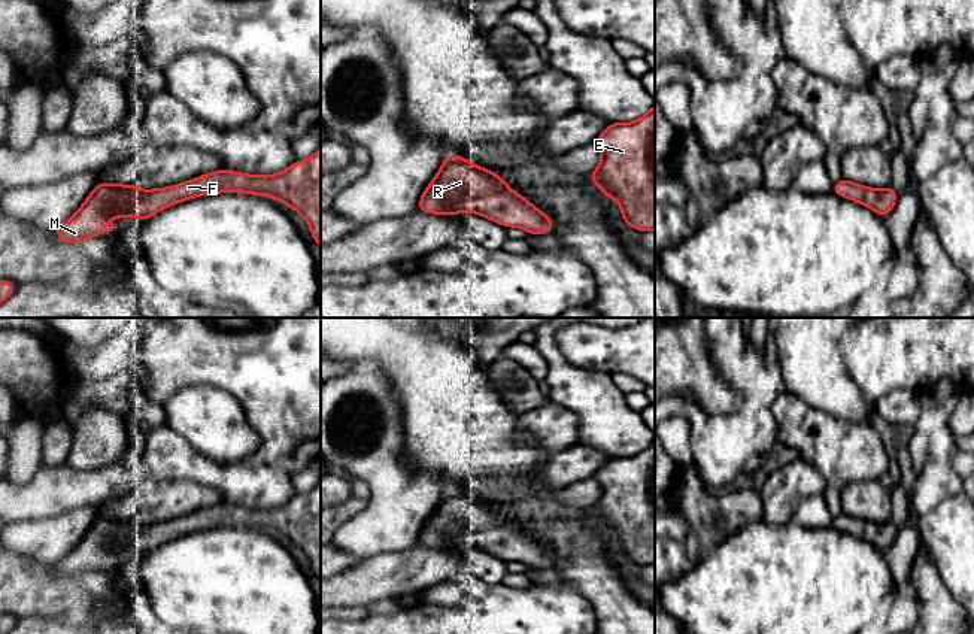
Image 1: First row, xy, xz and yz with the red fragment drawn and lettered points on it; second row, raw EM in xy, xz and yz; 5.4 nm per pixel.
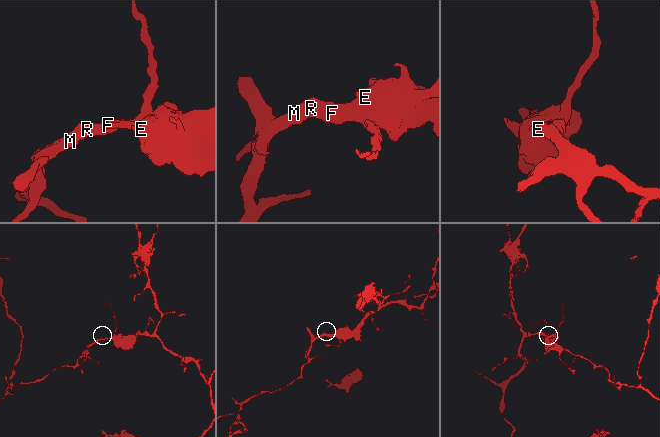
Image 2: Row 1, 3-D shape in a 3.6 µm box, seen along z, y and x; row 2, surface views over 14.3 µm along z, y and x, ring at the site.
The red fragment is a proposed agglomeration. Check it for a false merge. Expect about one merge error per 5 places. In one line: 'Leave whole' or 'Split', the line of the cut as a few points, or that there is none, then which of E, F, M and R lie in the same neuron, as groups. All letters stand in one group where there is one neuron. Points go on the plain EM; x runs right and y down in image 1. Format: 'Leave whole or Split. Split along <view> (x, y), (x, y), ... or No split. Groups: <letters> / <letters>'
Leave whole. No split. Groups: E F M R

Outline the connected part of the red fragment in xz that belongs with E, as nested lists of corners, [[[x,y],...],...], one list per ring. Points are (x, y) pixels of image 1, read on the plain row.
[[[655,437],[643,452],[610,456],[595,479],[601,485],[601,497],[589,507],[591,516],[620,539],[622,555],[629,561],[641,567],[655,565]]]

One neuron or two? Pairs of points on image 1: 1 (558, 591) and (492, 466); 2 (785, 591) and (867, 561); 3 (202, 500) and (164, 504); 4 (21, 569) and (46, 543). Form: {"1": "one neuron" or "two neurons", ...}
{"1": "two neurons", "2": "one neuron", "3": "one neuron", "4": "two neurons"}

